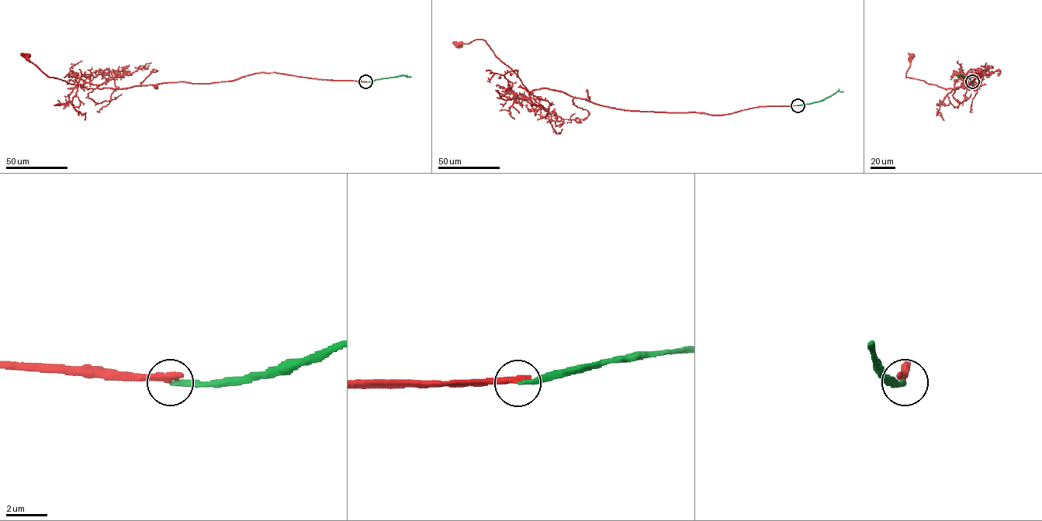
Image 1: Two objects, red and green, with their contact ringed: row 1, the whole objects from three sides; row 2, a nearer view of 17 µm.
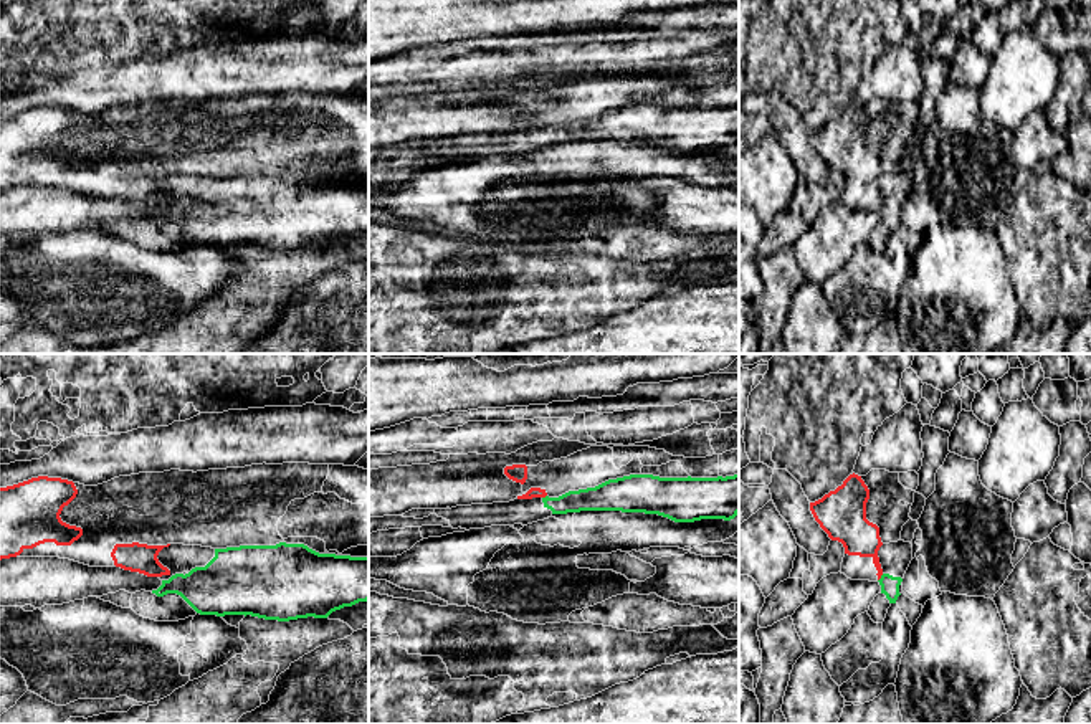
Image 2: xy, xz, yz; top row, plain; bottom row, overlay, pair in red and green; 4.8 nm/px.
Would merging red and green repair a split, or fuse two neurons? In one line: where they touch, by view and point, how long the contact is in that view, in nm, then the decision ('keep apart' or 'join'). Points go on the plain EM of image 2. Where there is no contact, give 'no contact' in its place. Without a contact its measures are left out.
yz (880, 207) | 50 nm | keep apart

